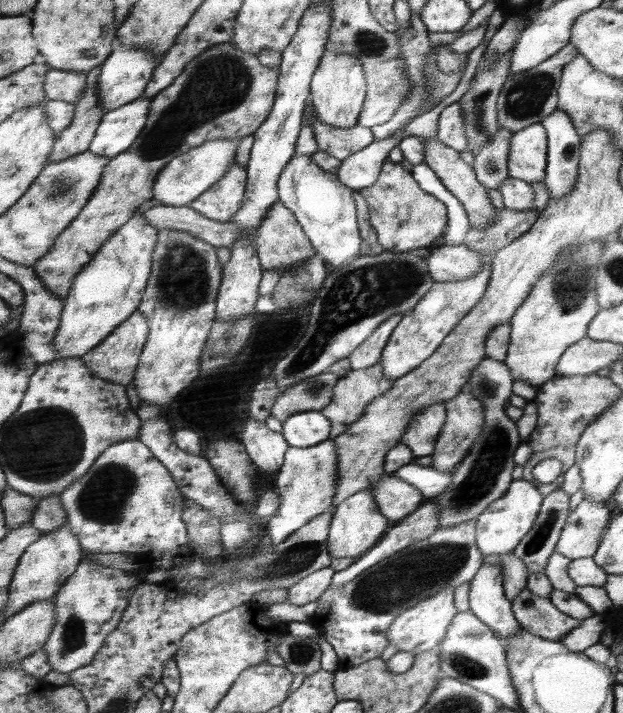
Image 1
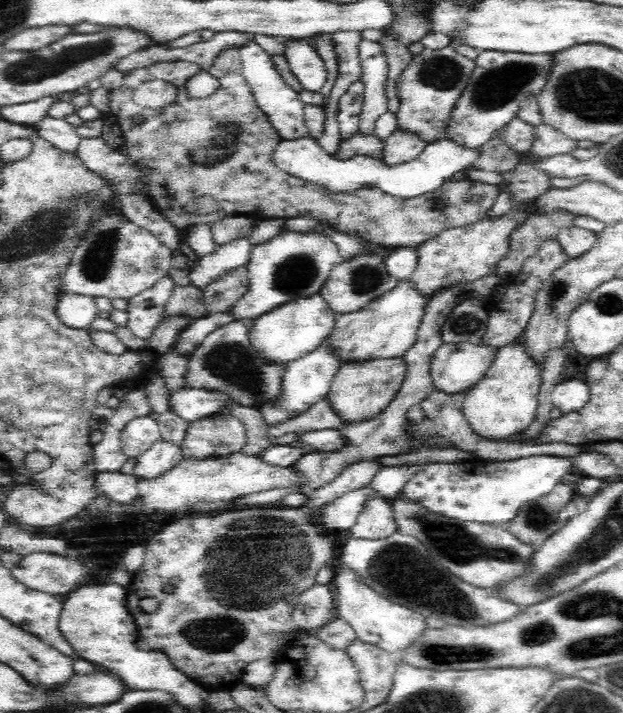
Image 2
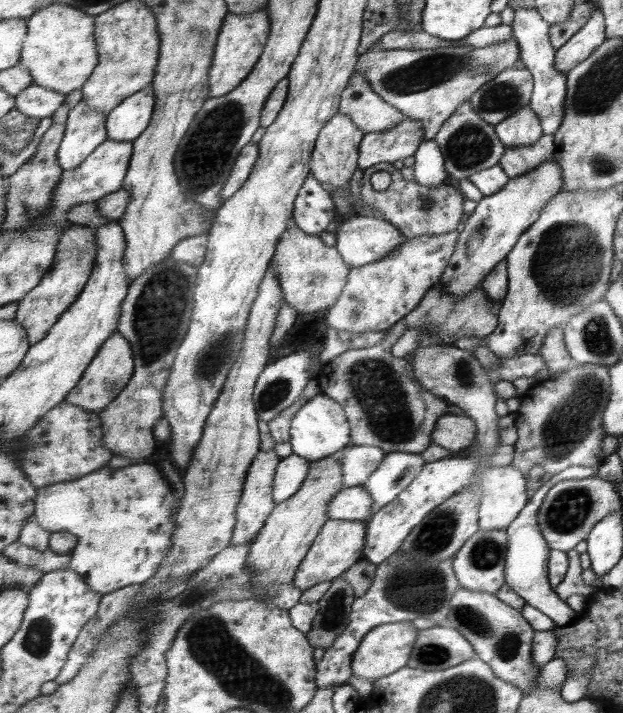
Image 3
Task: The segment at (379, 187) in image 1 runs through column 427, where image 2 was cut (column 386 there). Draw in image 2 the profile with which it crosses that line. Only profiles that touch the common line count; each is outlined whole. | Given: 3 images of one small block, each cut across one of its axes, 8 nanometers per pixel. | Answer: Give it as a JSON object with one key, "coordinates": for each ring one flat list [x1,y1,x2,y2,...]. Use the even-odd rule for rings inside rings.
{"coordinates":[[236,48,224,50,224,53,216,57,214,64,206,70,219,81,218,90,207,98,190,97,186,82,204,70,192,62,185,61,164,62,124,72,122,87,111,91,109,112,117,119,116,122,122,131,122,137,124,137,118,151,124,154,128,165,132,165,135,170,141,172,135,186,150,201,152,209,158,211,158,215,162,215,164,219,181,231,185,232,192,225,200,223,211,225,222,217,236,215,251,216,257,219,306,217,316,219,322,227,356,237,362,242,367,242,366,245,372,246,373,249,385,252,398,247,416,247,437,237,445,230,478,222,485,218,485,214,497,201,500,186,492,186,492,184,469,179,448,180,433,191,402,198,378,187,370,187,370,185,359,187,358,190,340,190,338,192,326,189,324,185,318,185,318,183,298,179,280,170,273,154,282,138,272,127,266,114,257,106,252,89,243,76,242,68,239,50],[156,80,164,80,177,88,176,102,157,110,142,108,135,104,133,96,138,85,152,83],[140,116,144,117,146,121,143,125,136,125,133,119],[474,194,478,196,485,194,485,201,472,205,468,198]]}

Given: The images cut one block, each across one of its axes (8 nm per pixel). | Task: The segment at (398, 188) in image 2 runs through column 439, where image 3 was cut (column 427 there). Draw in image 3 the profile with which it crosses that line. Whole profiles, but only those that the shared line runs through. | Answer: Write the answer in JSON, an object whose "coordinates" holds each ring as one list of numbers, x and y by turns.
{"coordinates":[[436,139,424,141,415,153,414,181,426,188,438,188,445,185,450,177,445,166,445,157]]}

